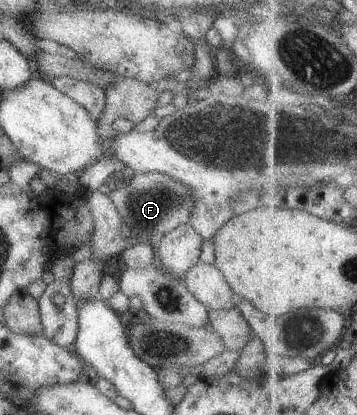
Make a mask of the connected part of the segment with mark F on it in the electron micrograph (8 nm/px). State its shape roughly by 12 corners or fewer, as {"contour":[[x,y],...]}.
{"contour":[[126,173],[109,193],[130,245],[156,250],[189,225],[194,199],[180,181]]}

